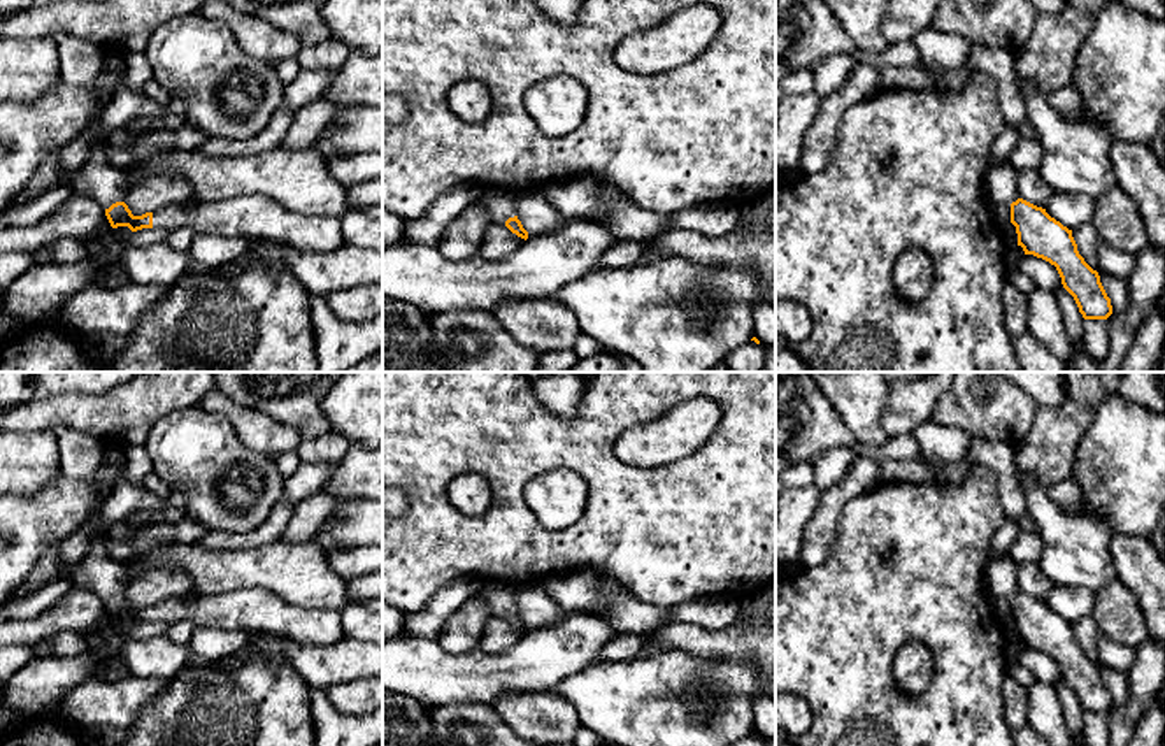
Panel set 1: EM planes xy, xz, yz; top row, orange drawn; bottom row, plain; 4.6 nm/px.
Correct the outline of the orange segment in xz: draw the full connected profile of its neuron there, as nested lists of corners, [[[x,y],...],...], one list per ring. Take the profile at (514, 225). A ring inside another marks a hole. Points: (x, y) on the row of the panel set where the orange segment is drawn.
[[[486,190],[479,193],[479,202],[484,205],[493,225],[505,225],[512,233],[528,239],[528,232],[518,219],[518,202],[523,191],[514,190]]]

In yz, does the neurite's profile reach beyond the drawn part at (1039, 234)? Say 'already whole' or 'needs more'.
needs more

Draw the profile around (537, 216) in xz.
[[[540,188],[526,190],[519,195],[518,219],[528,232],[528,237],[551,233],[565,228],[575,219],[561,216],[544,197]]]

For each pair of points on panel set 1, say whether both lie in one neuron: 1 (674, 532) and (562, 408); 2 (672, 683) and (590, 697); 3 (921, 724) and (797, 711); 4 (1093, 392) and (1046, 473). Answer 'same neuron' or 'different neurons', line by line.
1: different neurons
2: same neuron
3: different neurons
4: same neuron

